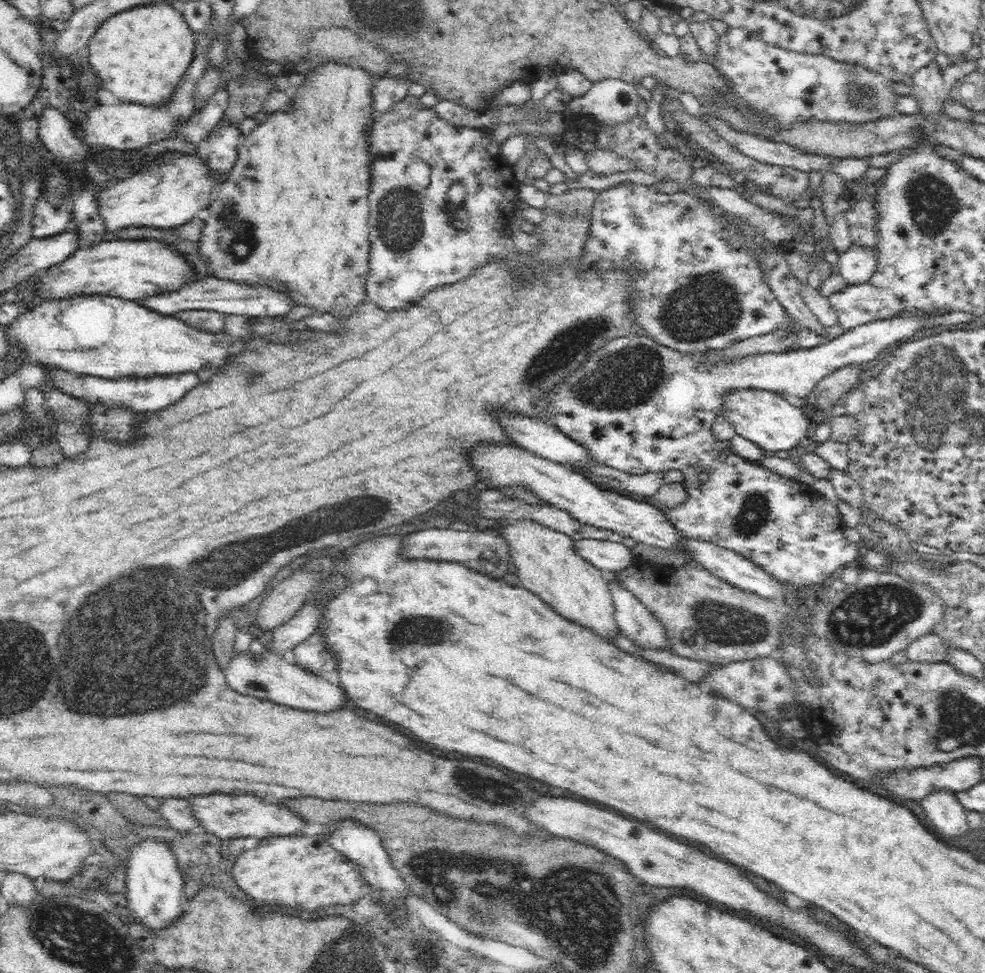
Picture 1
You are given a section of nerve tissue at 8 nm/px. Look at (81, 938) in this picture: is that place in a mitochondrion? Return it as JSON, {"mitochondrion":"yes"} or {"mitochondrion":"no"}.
{"mitochondrion":"yes"}

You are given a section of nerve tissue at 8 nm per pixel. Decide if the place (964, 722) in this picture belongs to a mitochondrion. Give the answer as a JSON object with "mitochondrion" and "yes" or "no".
{"mitochondrion":"yes"}

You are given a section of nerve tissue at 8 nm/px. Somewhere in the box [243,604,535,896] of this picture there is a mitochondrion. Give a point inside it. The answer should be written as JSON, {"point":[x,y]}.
{"point":[421,631]}

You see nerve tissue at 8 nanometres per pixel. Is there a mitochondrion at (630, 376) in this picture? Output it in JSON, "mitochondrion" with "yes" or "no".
{"mitochondrion":"yes"}

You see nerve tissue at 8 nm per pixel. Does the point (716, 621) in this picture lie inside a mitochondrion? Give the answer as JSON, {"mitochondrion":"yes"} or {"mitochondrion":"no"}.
{"mitochondrion":"yes"}

